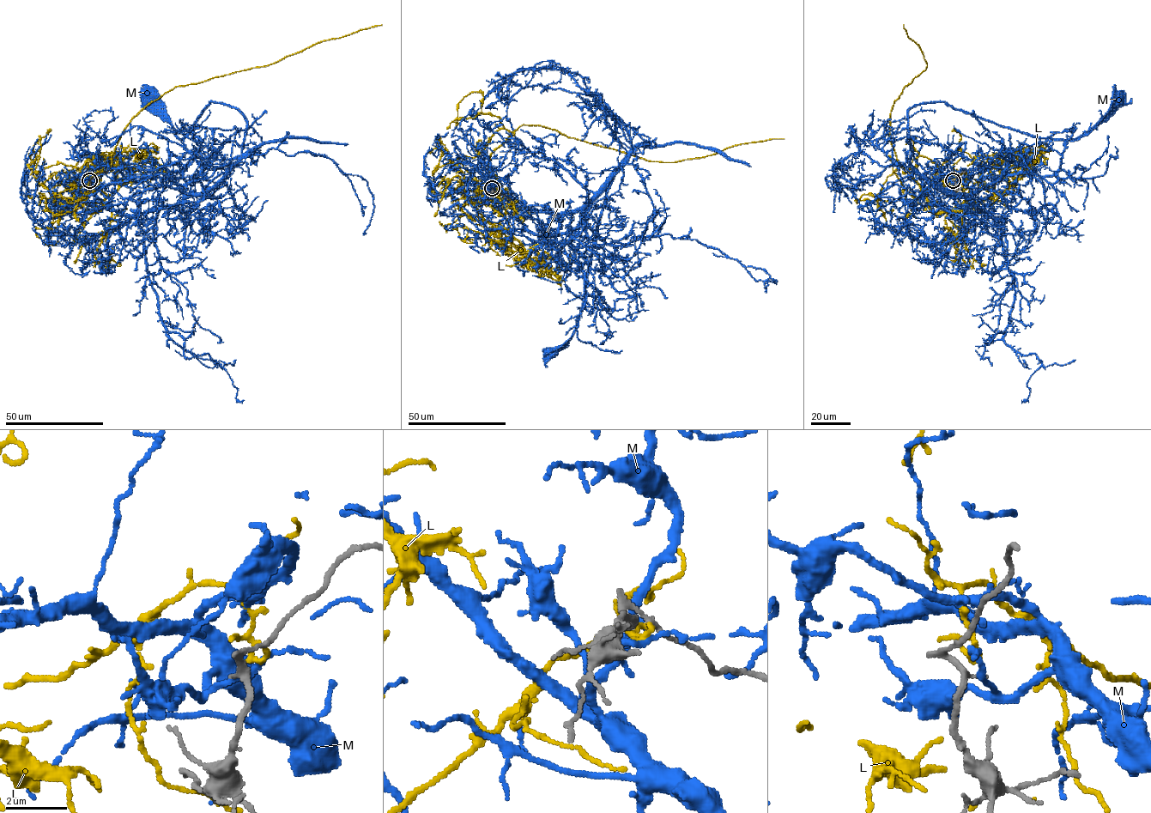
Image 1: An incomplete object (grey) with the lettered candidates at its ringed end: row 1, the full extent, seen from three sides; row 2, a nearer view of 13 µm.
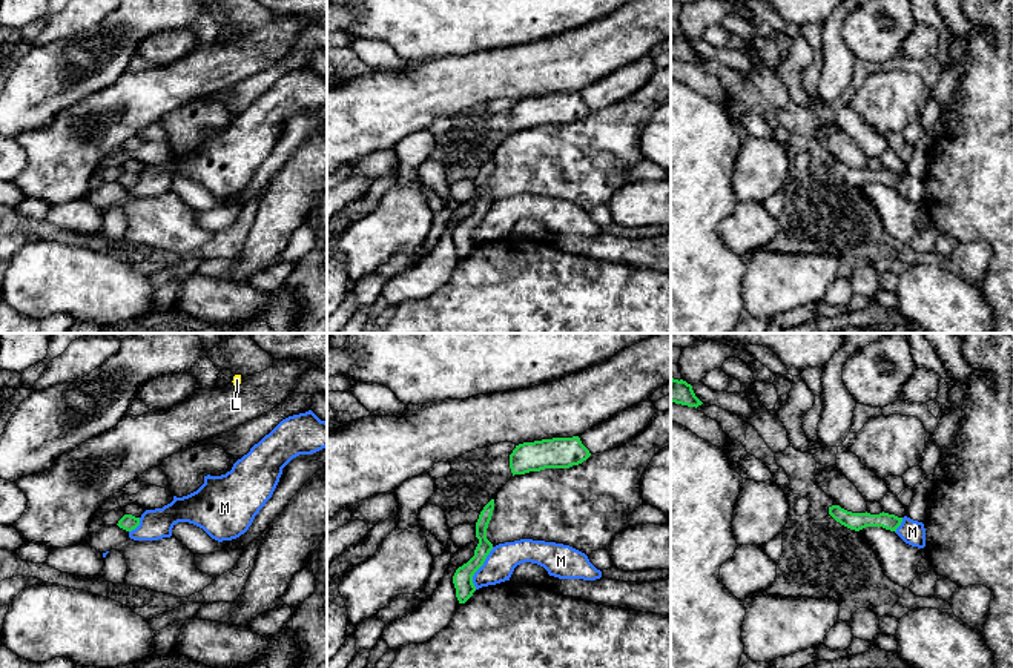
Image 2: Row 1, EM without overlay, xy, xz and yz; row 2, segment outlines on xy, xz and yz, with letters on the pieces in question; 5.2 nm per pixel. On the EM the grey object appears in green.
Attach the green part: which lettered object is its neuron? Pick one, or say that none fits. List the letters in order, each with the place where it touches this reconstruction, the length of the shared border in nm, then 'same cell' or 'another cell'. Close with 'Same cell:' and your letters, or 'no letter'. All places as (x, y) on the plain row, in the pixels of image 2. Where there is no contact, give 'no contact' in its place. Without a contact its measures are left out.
L: no contact; another cell
M: contact xz (479, 223); length 240 nm; another cell
Same cell: no letter

